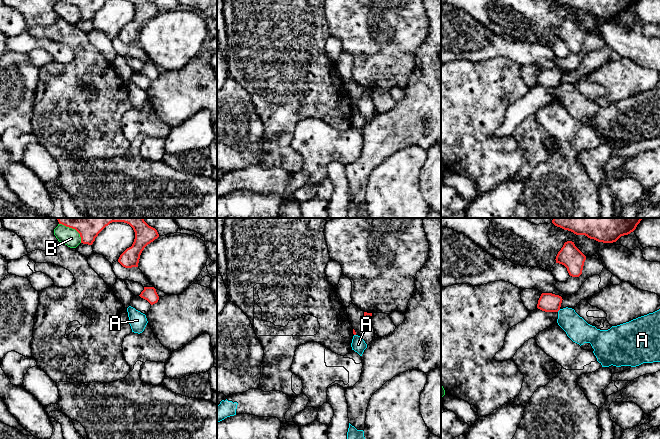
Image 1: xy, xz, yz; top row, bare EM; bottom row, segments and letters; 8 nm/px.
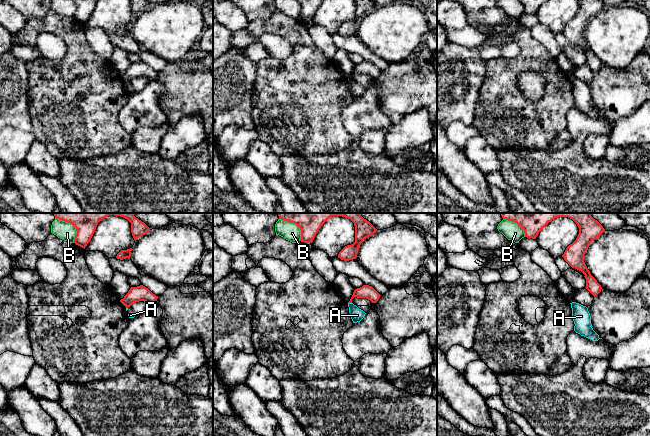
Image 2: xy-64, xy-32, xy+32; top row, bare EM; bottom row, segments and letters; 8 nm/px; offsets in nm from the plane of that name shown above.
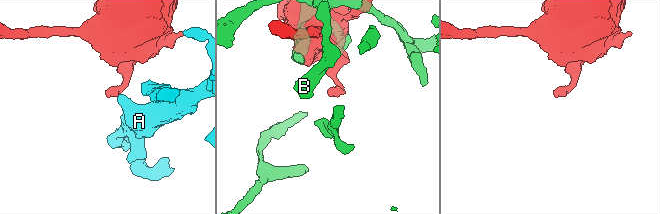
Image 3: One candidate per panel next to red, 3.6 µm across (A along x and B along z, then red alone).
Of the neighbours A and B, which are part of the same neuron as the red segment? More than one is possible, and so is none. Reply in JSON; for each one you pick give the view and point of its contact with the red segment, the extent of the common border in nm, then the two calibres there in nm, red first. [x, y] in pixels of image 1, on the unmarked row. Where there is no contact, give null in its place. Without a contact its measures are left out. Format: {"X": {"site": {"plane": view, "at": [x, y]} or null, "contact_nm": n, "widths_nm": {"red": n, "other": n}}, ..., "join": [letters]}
{"join": []}

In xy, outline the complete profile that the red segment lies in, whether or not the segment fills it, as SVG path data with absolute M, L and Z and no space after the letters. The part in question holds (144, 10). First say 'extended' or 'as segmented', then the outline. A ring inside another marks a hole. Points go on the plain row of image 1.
as segmented; M148 0L129 1L135 8L135 15L132 22L127 24L118 35L118 38L125 44L138 43L144 24L159 13L157 6Z

